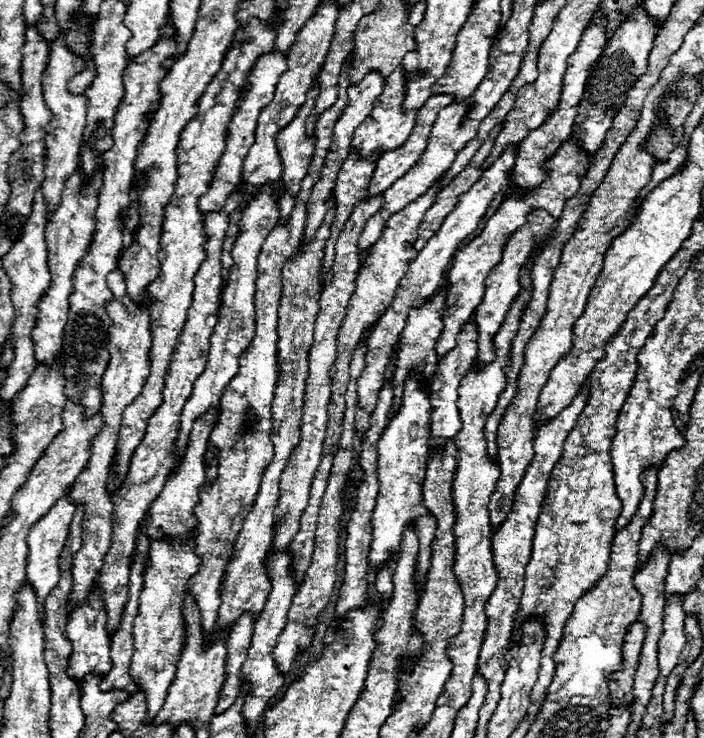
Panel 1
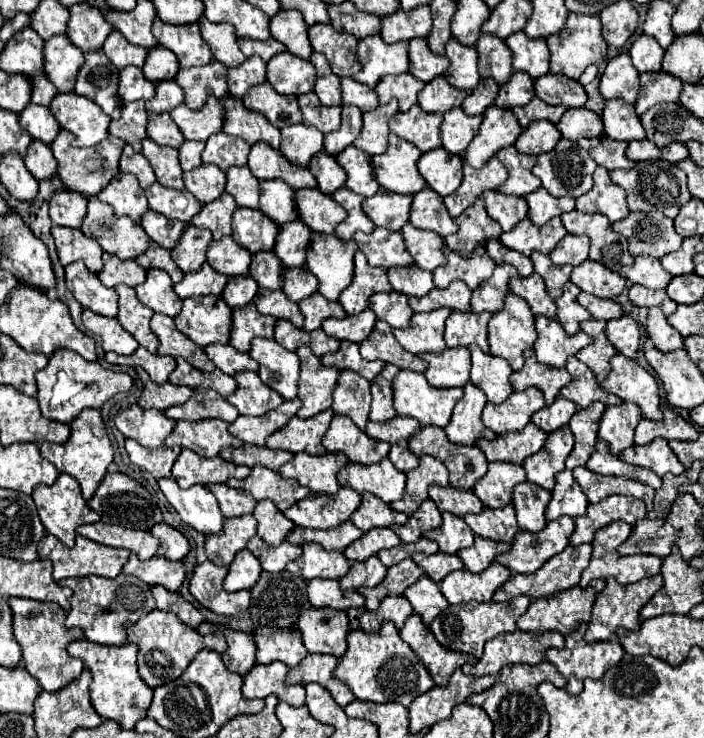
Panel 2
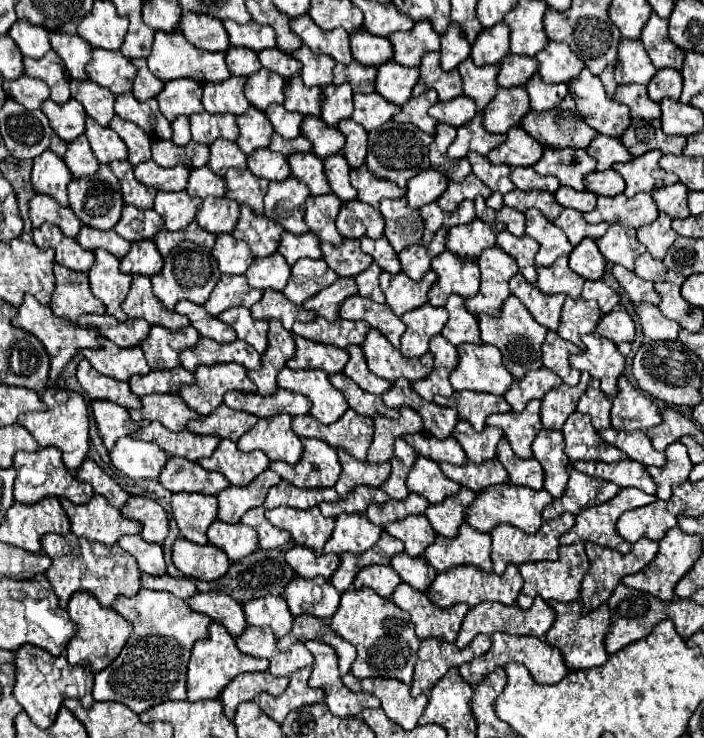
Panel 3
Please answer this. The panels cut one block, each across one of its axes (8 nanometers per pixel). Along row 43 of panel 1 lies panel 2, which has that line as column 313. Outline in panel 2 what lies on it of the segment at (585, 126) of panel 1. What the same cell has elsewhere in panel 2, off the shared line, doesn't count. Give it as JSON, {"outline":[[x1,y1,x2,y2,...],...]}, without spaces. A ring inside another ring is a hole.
{"outline":[[310,608,300,616,298,628,308,652,330,654,336,658,346,654,346,636,350,632,346,612,334,608]]}

